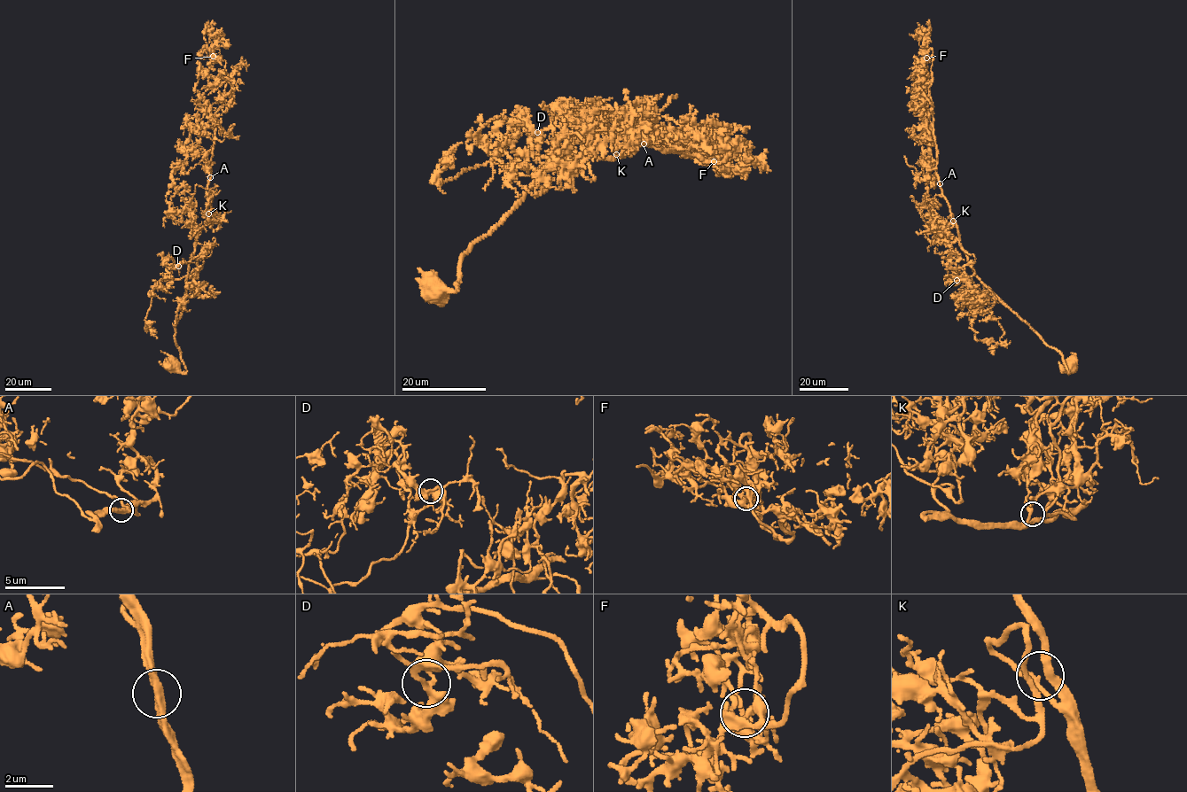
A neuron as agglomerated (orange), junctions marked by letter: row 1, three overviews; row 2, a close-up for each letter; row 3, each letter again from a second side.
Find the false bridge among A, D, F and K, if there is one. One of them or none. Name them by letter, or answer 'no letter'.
no letter

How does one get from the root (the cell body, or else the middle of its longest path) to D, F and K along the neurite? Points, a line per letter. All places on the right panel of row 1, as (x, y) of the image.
D: (1072, 366), (1069, 372), (1063, 356), (985, 285), (982, 292), (959, 273), (948, 282), (956, 280)
F: (1072, 366), (1069, 372), (1063, 356), (998, 298), (968, 261), (936, 172), (929, 88), (933, 57), (926, 58)
K: (1072, 366), (1073, 369), (1069, 372), (1063, 356), (976, 275), (961, 246), (956, 224), (953, 221)

